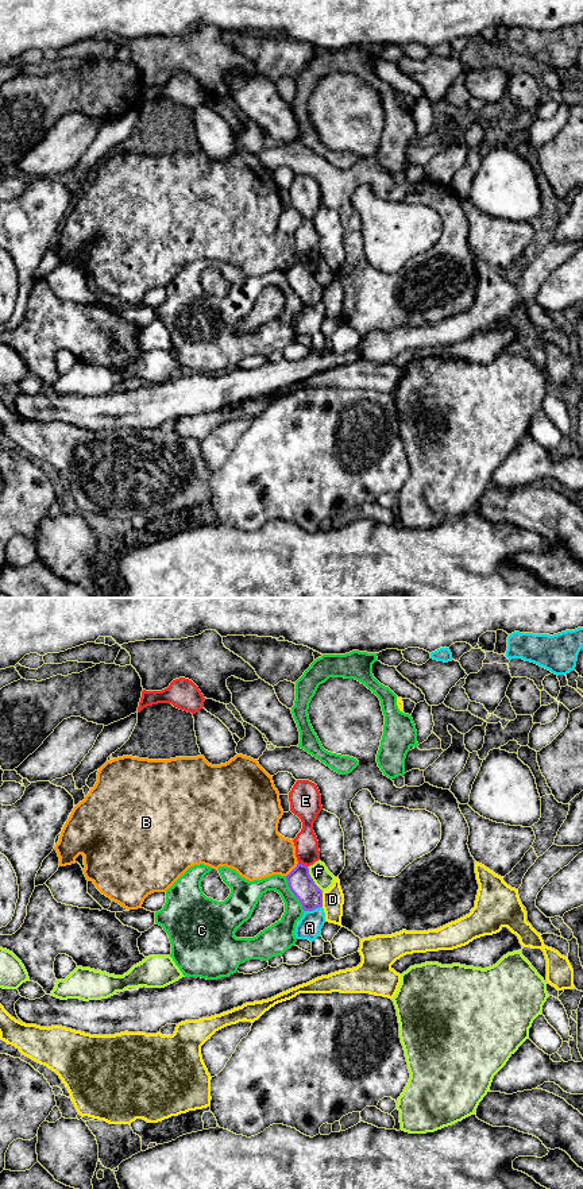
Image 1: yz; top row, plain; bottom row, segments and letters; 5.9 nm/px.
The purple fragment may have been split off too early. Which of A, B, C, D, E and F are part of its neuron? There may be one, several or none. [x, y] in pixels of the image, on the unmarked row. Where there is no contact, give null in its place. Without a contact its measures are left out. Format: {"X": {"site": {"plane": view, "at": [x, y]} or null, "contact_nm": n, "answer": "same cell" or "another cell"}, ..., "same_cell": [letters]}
{"A": {"site": {"plane": "yz", "at": [313, 304]}, "contact_nm": 110, "answer": "another cell"}, "B": {"site": {"plane": "yz", "at": [293, 265]}, "contact_nm": 110, "answer": "another cell"}, "C": {"site": {"plane": "yz", "at": [293, 288]}, "contact_nm": 240, "answer": "another cell"}, "D": {"site": {"plane": "yz", "at": [321, 294]}, "contact_nm": 90, "answer": "another cell"}, "E": {"site": {"plane": "yz", "at": [301, 259]}, "contact_nm": 60, "answer": "another cell"}, "F": {"site": {"plane": "yz", "at": [312, 274]}, "contact_nm": 180, "answer": "another cell"}, "same_cell": []}

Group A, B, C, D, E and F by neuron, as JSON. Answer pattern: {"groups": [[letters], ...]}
{"groups": [["A"], ["B"], ["C"], ["D"], ["E", "F"]]}

